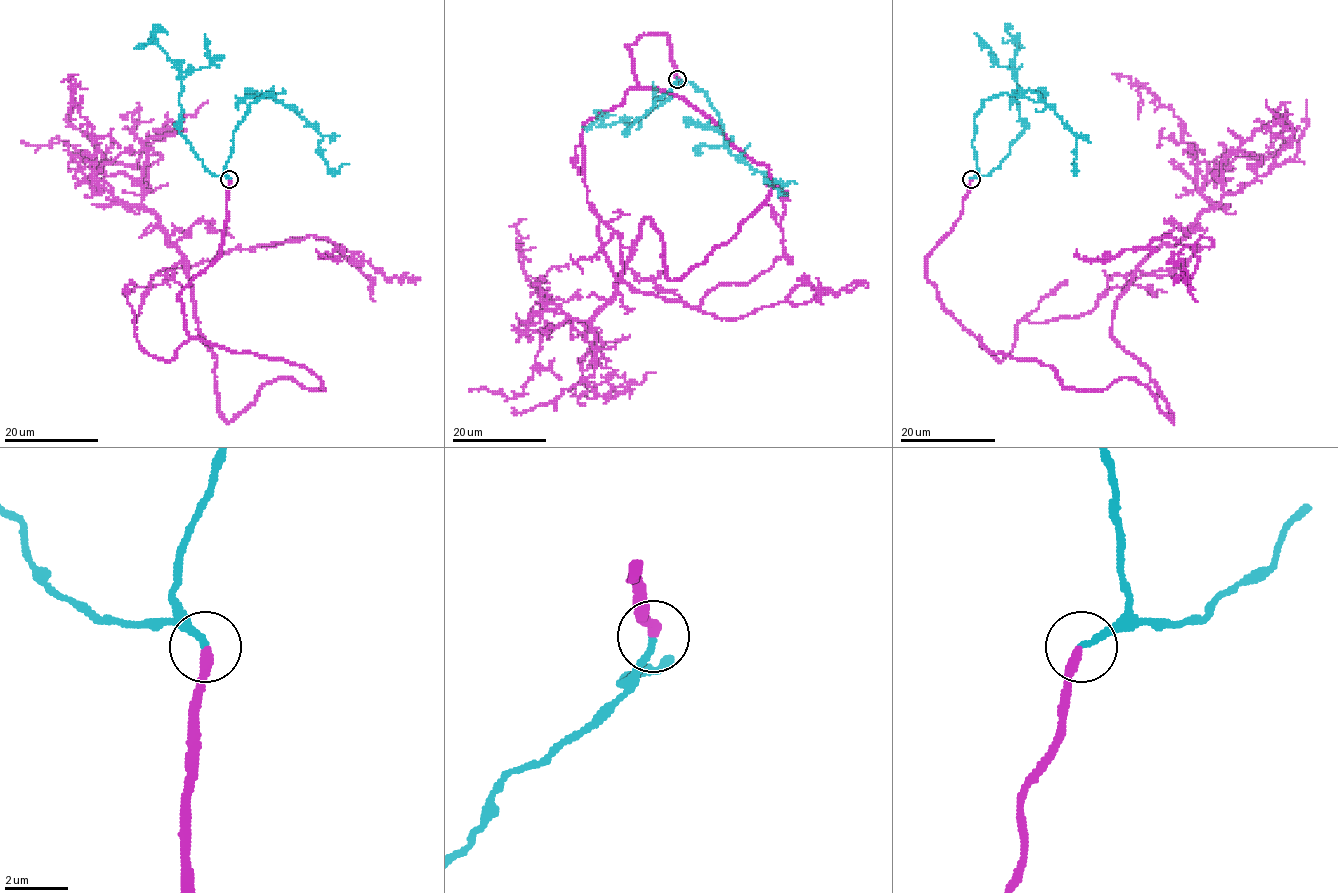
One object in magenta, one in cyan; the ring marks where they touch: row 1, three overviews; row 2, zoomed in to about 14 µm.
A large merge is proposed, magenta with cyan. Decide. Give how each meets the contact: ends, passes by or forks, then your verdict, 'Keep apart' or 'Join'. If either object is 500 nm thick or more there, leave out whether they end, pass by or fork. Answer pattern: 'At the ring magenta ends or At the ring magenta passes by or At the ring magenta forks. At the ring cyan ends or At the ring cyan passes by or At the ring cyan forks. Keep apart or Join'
At the ring magenta ends. At the ring cyan ends. Join

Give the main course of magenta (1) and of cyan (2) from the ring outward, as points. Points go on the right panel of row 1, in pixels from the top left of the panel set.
1: (971, 178), (926, 258), (944, 308), (1173, 421), (1115, 302), (1213, 205), (1111, 73)
2: (971, 178), (977, 174), (975, 117), (984, 100), (1003, 93), (1044, 100), (1077, 136), (1077, 164)

